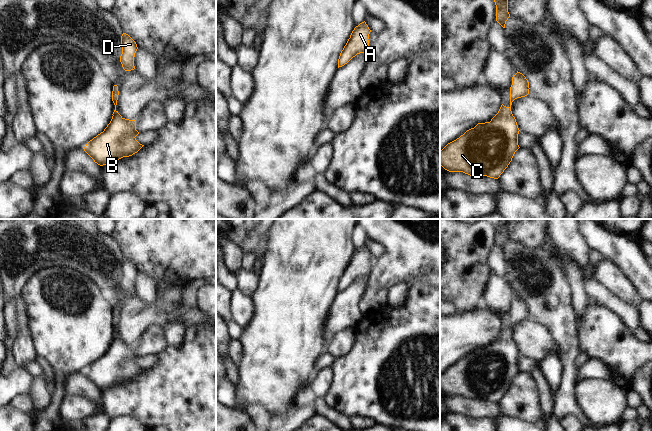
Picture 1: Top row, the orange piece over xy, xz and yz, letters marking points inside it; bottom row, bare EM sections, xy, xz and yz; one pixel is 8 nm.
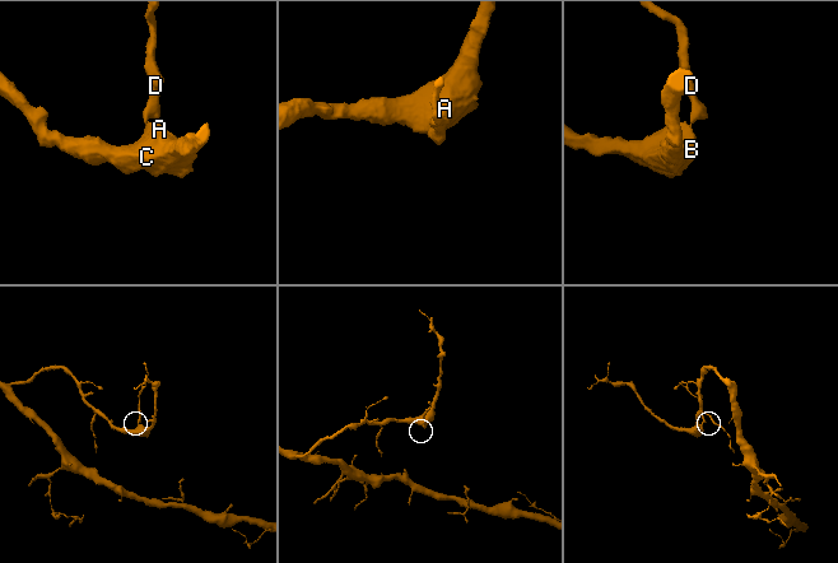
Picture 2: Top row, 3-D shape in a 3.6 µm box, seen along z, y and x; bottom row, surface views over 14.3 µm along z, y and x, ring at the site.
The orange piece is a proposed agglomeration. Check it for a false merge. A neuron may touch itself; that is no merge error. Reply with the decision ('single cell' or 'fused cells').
single cell

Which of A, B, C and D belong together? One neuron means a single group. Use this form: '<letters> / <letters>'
A B C D

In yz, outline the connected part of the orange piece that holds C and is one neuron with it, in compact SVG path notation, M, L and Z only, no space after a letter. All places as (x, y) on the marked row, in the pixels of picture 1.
M517 71L512 77L510 87L510 106L501 105L498 113L490 122L478 123L474 128L467 130L456 140L448 143L440 151L440 165L449 172L463 172L470 176L487 176L498 179L508 167L518 145L519 128L511 111L512 102L529 94L529 82L526 77Z

